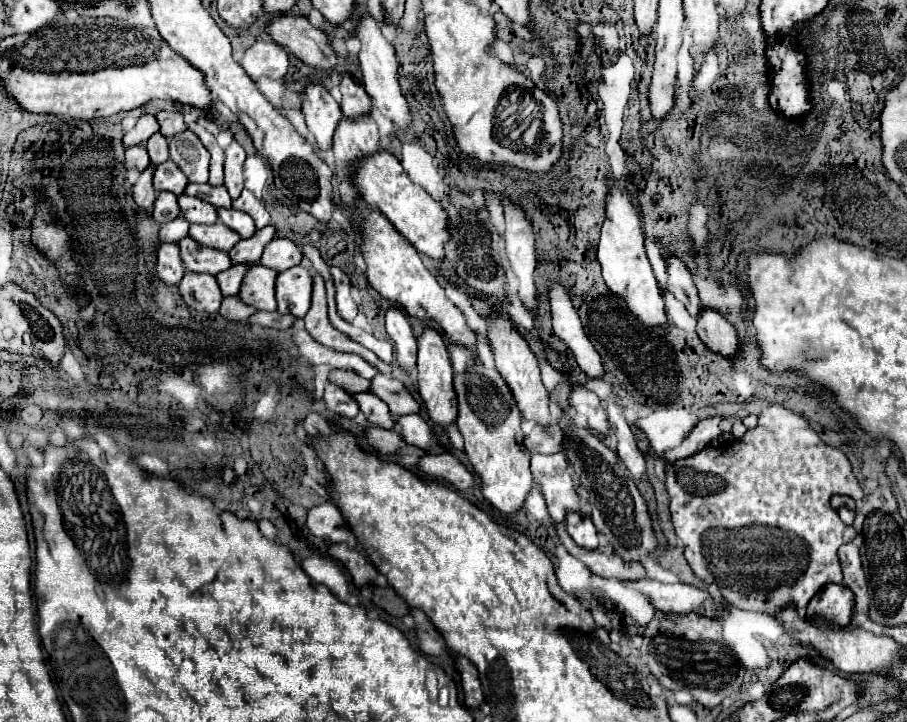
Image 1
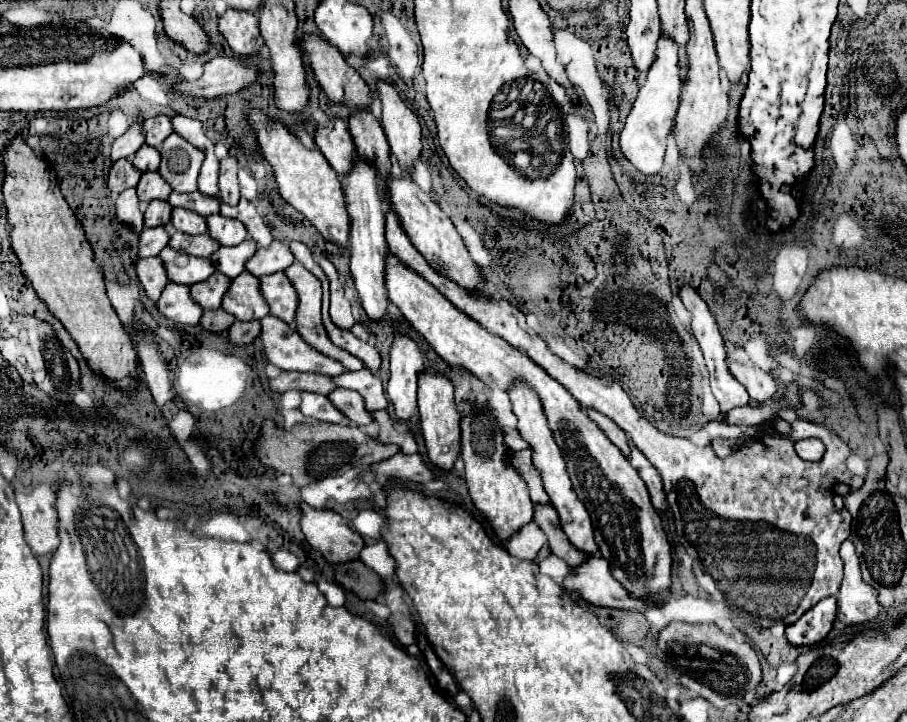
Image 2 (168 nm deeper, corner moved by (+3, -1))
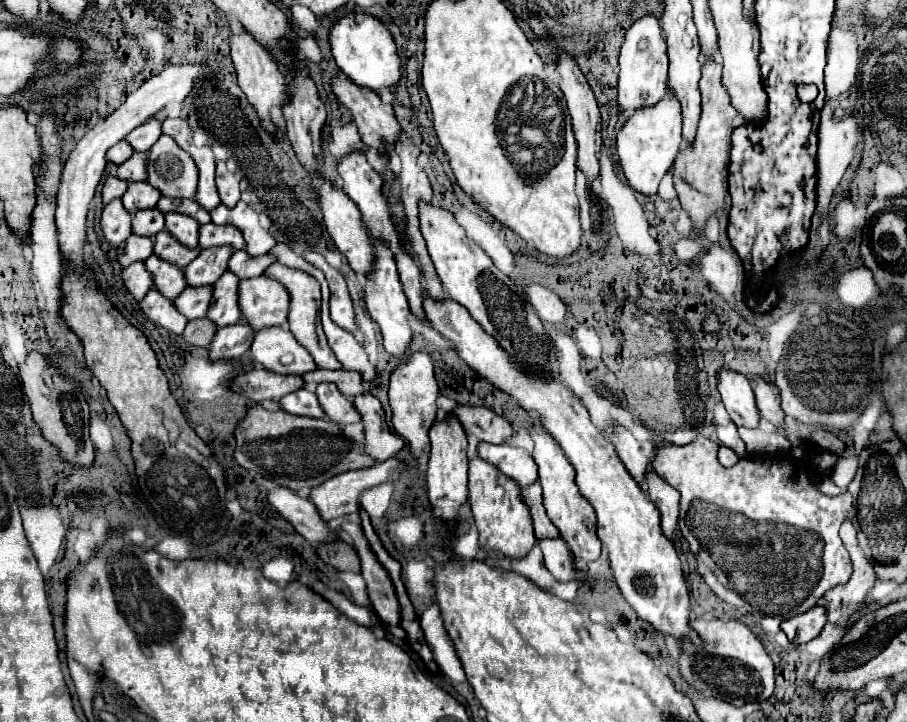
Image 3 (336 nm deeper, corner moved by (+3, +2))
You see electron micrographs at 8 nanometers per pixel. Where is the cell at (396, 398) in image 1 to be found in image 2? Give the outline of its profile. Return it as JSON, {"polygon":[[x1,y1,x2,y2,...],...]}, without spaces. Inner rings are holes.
{"polygon":[[367,368,359,370,359,372,345,372,345,374,337,376,337,378,333,378,333,382,339,388,349,388,349,390,359,392,363,396,365,408,369,412,387,408,387,400,385,400,385,392,383,392,383,386,381,386,381,378,371,374]]}

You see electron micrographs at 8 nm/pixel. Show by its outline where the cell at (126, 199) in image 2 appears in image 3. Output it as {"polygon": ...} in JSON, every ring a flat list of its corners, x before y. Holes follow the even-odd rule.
{"polygon":[[113,199,101,213,101,231,111,247,119,247,131,235,131,213,121,205,121,199]]}

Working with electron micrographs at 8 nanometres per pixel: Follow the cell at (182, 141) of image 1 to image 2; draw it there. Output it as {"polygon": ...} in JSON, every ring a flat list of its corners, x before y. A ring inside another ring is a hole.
{"polygon":[[171,134,161,144,161,166,159,172,175,192,195,192,197,190,197,178,201,164,205,160,205,154,199,148,193,148,185,138]]}

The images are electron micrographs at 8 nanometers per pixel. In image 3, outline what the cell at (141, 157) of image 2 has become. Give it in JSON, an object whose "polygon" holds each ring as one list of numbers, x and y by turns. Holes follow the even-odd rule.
{"polygon":[[133,155,123,165,117,167,117,173,115,175,121,177,123,181,145,181,147,179,145,163,147,163,147,159,143,155]]}

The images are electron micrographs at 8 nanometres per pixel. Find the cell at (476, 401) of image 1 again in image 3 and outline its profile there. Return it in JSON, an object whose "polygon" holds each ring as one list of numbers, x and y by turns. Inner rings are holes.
{"polygon":[[479,457,469,461,469,503,483,551,501,553,507,559,523,559,531,551,535,545,535,533,531,527,529,509,519,495,519,487,515,481]]}

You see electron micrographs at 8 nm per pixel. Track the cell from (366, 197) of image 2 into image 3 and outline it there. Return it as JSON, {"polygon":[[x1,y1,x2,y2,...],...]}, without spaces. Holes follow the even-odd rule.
{"polygon":[[373,239,373,247,375,247,375,263,373,263,373,277,365,277,365,303,367,303,367,311,371,315,373,321,379,323,381,327,381,333,383,333,383,345,385,345,385,351,391,355,391,357,401,357,409,345,411,345,411,339,413,339,413,331,409,327,409,303,407,303,407,297,401,289,401,281,397,277,397,267,395,267,395,261,393,261,393,253,389,253,389,247,383,245,381,241]]}

